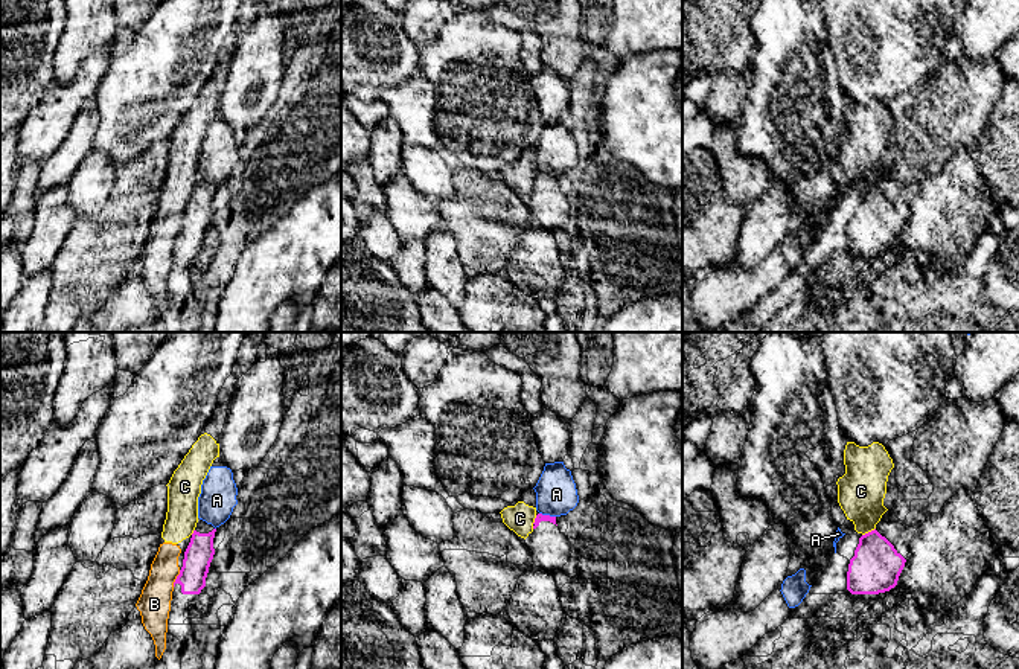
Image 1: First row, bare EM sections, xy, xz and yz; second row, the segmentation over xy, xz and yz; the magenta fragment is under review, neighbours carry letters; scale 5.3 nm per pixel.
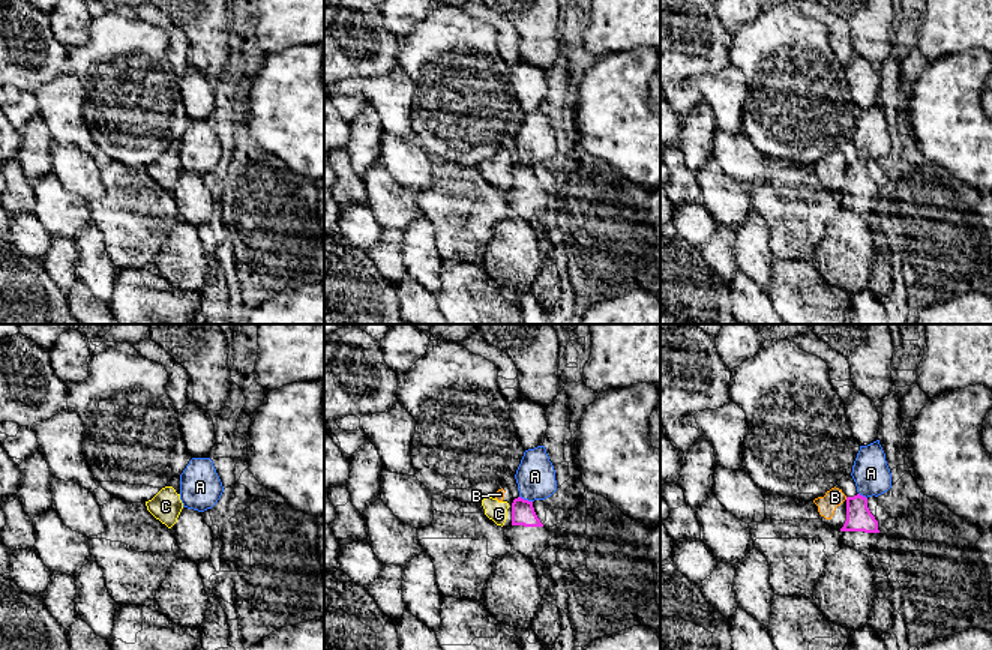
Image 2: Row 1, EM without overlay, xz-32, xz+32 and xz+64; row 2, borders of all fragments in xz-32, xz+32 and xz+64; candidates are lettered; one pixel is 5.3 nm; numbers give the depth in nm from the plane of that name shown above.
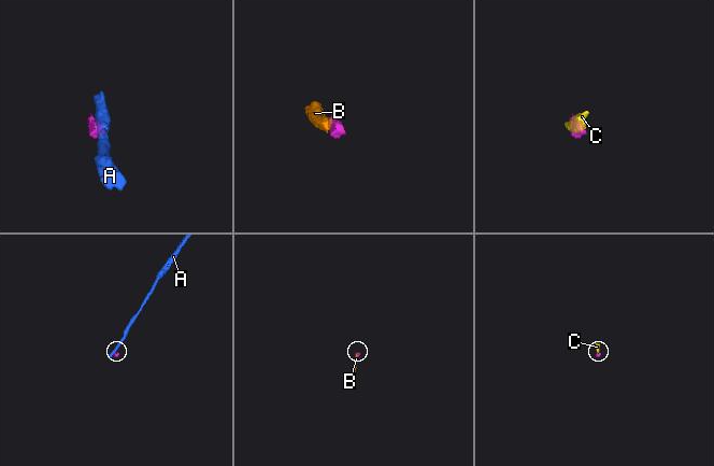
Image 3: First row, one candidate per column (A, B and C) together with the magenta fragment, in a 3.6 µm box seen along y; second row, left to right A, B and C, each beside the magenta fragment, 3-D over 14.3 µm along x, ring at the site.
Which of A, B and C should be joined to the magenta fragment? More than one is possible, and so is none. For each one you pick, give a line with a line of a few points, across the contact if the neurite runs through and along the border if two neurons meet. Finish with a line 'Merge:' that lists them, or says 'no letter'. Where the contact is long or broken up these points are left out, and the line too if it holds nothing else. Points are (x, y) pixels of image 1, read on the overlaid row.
Merge: no letter

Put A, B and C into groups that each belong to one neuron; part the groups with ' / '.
A / B C

